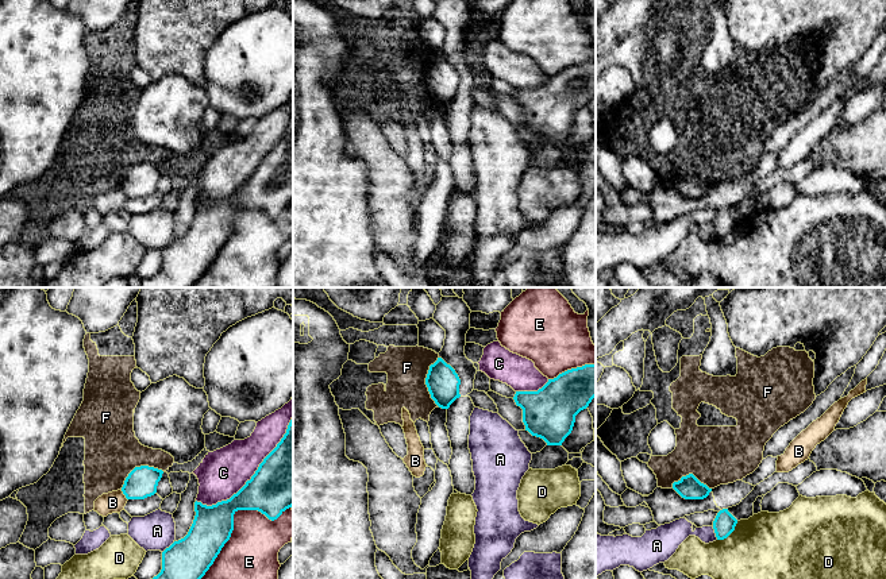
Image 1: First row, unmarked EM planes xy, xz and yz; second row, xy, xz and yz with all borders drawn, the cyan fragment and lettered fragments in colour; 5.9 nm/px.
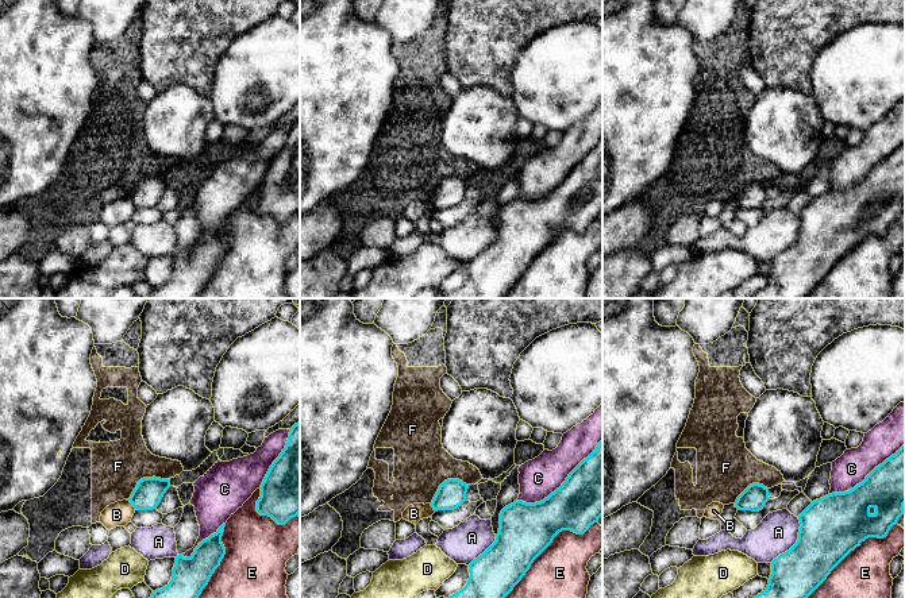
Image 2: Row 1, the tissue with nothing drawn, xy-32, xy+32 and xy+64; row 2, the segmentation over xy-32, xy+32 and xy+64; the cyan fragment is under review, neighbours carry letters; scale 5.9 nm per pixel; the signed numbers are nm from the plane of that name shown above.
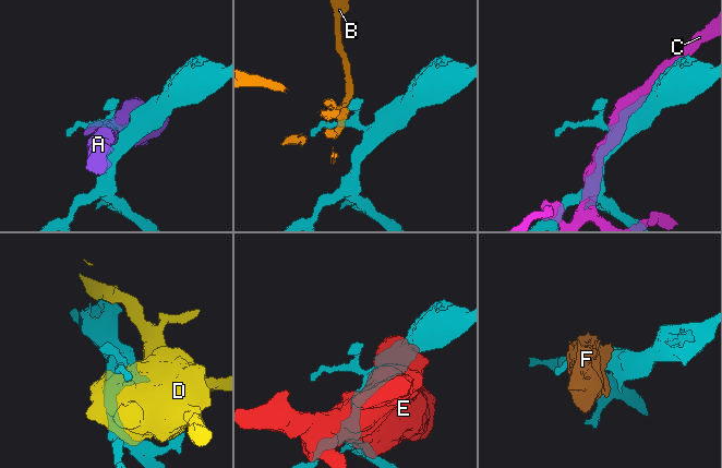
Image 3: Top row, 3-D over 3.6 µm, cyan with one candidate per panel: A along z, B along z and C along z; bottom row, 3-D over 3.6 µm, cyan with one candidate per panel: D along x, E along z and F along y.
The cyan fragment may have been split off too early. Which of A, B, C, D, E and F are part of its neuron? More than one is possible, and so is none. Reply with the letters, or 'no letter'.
no letter

